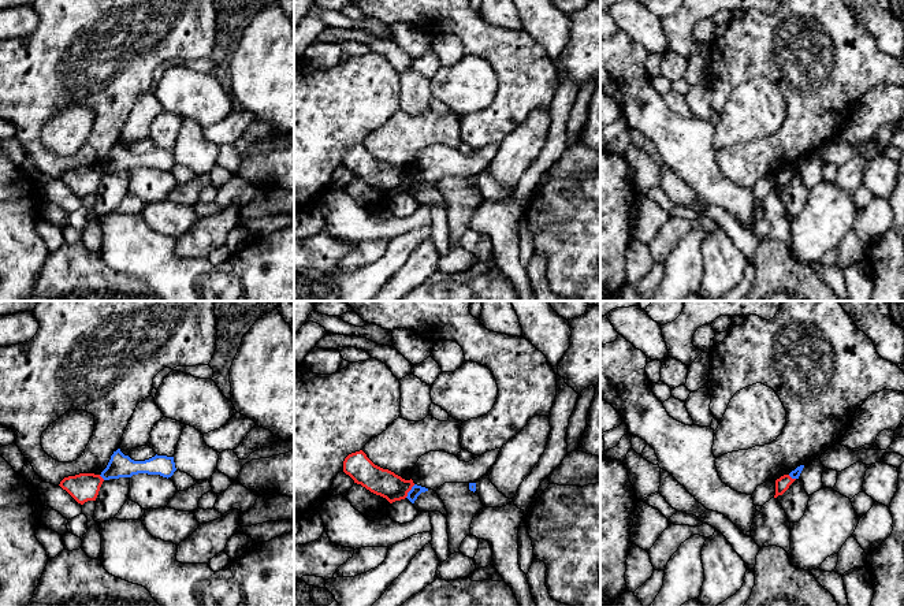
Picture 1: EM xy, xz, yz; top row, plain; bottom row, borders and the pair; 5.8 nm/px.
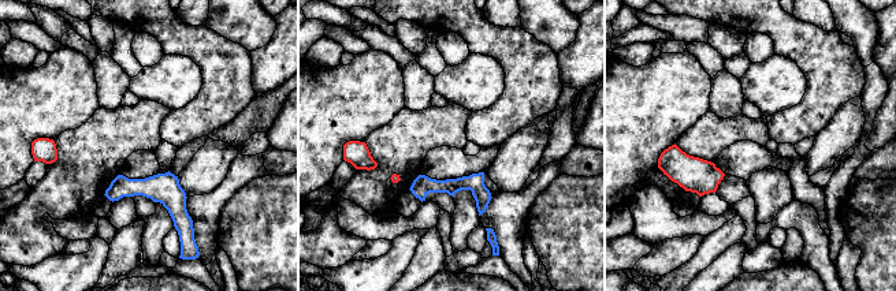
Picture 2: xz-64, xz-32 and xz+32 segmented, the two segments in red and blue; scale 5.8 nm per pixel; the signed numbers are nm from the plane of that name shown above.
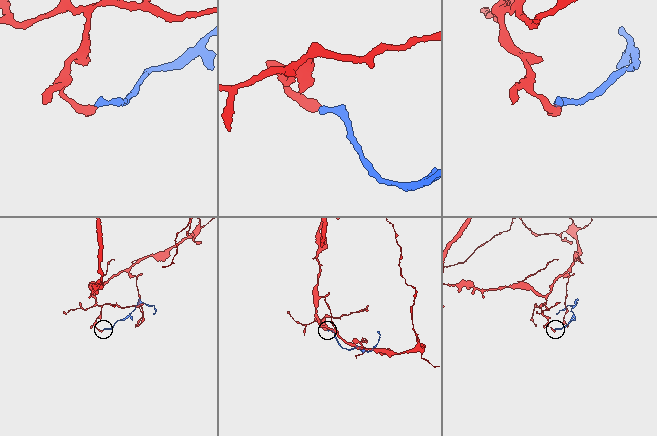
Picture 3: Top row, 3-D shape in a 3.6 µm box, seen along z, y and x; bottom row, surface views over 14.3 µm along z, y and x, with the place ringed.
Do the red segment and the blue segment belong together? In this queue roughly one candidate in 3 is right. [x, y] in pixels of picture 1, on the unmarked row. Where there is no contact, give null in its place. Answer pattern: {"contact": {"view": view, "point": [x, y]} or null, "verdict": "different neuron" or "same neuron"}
{"contact": {"view": "xz", "point": [409, 183]}, "verdict": "different neuron"}

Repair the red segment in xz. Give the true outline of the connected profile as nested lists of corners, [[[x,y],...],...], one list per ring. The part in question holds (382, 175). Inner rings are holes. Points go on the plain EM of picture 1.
[[[362,144],[351,146],[345,152],[343,166],[354,176],[386,192],[390,197],[405,193],[414,179],[412,172],[405,174],[394,166],[375,159]]]

